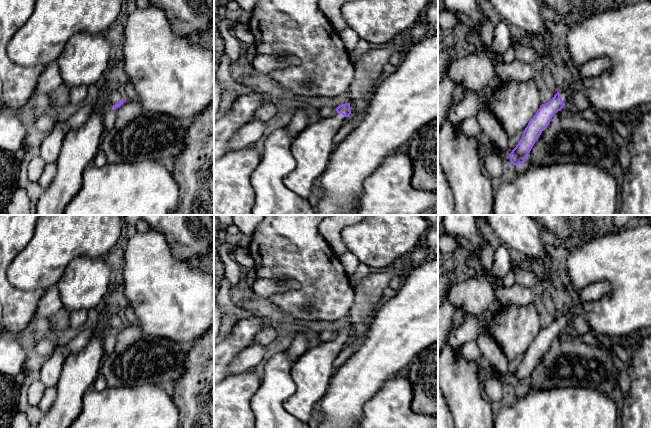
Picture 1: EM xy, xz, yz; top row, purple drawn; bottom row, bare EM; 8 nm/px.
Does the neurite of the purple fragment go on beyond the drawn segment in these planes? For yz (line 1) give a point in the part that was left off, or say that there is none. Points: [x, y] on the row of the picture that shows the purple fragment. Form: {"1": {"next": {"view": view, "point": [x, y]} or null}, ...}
{"1": {"next": {"view": "yz", "point": [595, 67]}}}

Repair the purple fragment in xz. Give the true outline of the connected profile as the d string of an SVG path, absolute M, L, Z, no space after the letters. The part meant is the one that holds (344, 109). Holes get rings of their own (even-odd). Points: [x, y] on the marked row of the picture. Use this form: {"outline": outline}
{"outline": "M345 103L336 108L337 113L333 117L324 118L308 126L296 134L291 146L291 153L296 161L296 167L284 178L284 185L295 194L308 199L314 193L316 179L325 171L330 162L330 156L334 150L334 137L343 126L345 119L350 116L350 103Z"}

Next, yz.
{"outline": "M596 58L584 63L576 71L569 71L564 85L554 97L542 104L523 131L523 135L509 155L513 165L519 165L525 161L532 147L541 133L548 127L553 115L565 105L571 105L573 100L573 88L583 91L583 80L601 75L612 69L609 58Z"}

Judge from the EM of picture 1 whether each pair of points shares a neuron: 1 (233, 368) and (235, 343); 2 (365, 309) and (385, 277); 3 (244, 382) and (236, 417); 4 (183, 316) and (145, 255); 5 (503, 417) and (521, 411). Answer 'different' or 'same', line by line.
1: different
2: same
3: same
4: same
5: same

